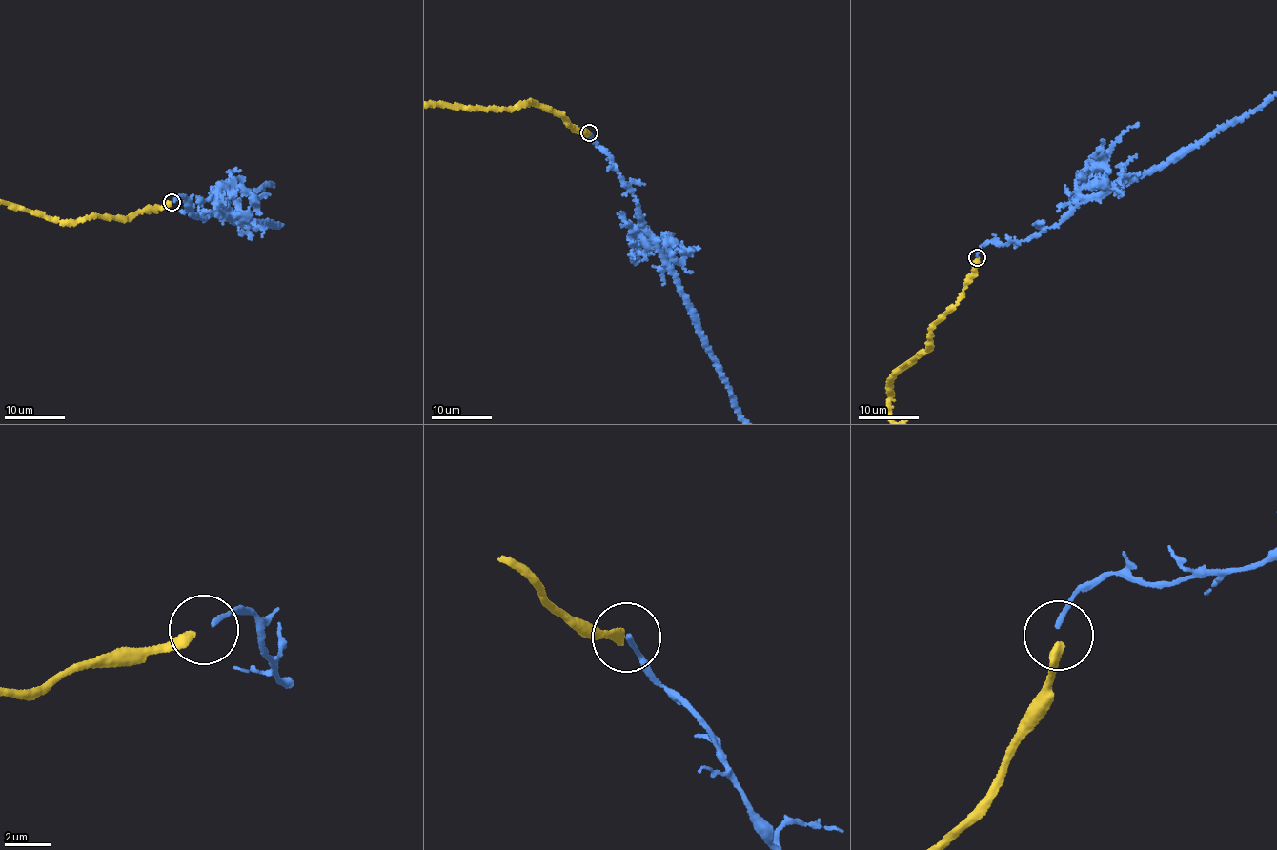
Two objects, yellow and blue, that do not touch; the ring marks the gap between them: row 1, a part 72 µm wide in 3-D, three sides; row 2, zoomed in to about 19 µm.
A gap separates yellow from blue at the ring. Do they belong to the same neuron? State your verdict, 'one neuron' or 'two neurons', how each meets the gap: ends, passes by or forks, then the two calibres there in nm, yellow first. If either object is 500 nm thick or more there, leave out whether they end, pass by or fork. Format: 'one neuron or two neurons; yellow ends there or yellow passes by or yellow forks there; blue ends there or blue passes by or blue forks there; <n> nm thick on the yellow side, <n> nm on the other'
two neurons; yellow ends there; blue ends there; 400 nm thick on the yellow side, 240 nm on the other

